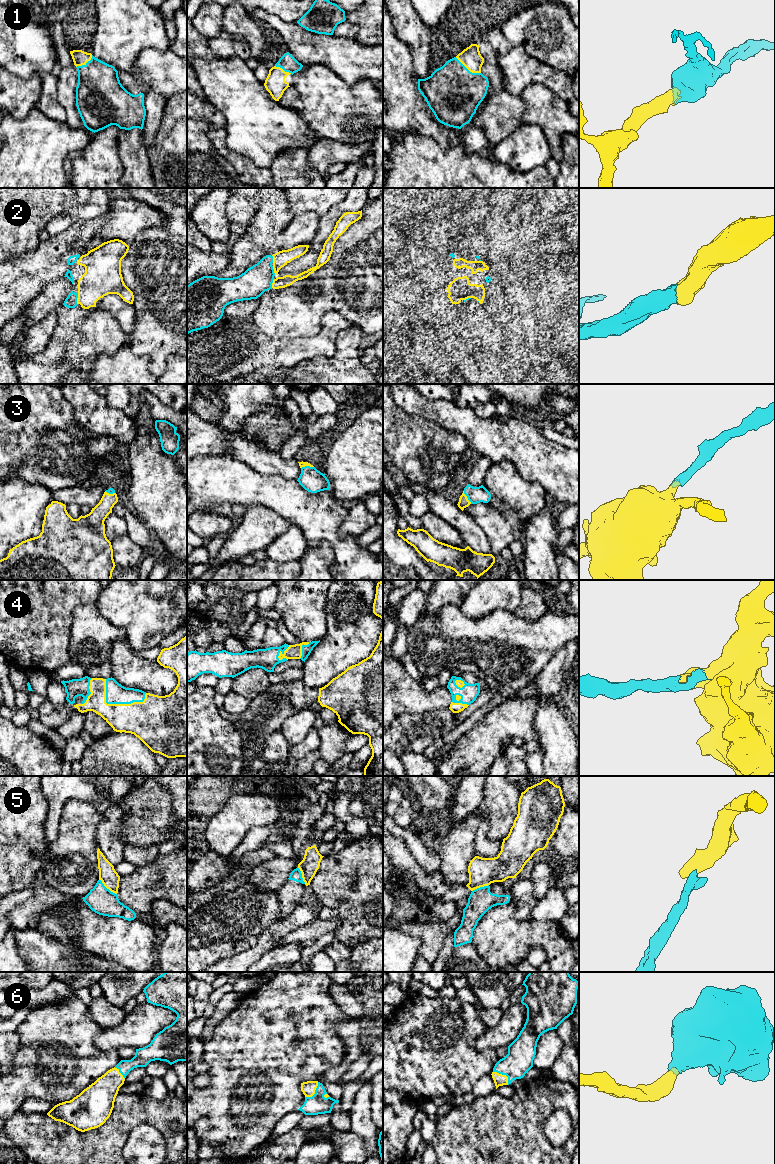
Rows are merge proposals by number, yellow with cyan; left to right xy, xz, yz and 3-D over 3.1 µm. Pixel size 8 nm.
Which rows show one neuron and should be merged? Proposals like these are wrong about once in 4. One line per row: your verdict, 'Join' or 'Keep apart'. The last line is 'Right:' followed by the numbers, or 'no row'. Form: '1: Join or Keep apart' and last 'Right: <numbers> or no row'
1: Join
2: Join
3: Join
4: Join
5: Keep apart
6: Join
Right: 1, 2, 3, 4, 6

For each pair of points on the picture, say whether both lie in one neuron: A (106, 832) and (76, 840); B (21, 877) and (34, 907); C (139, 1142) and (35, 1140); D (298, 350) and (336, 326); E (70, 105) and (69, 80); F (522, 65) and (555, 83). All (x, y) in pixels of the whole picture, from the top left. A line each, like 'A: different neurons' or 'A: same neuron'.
A: different neurons
B: different neurons
C: different neurons
D: same neuron
E: same neuron
F: same neuron

